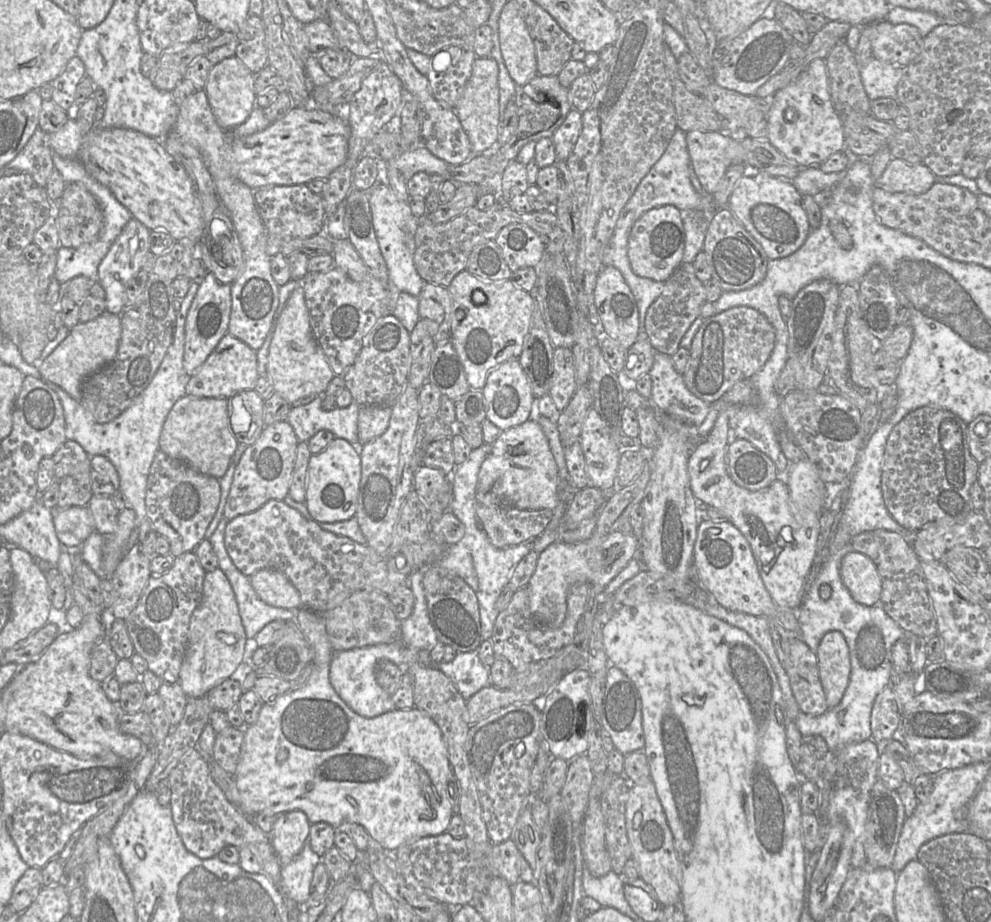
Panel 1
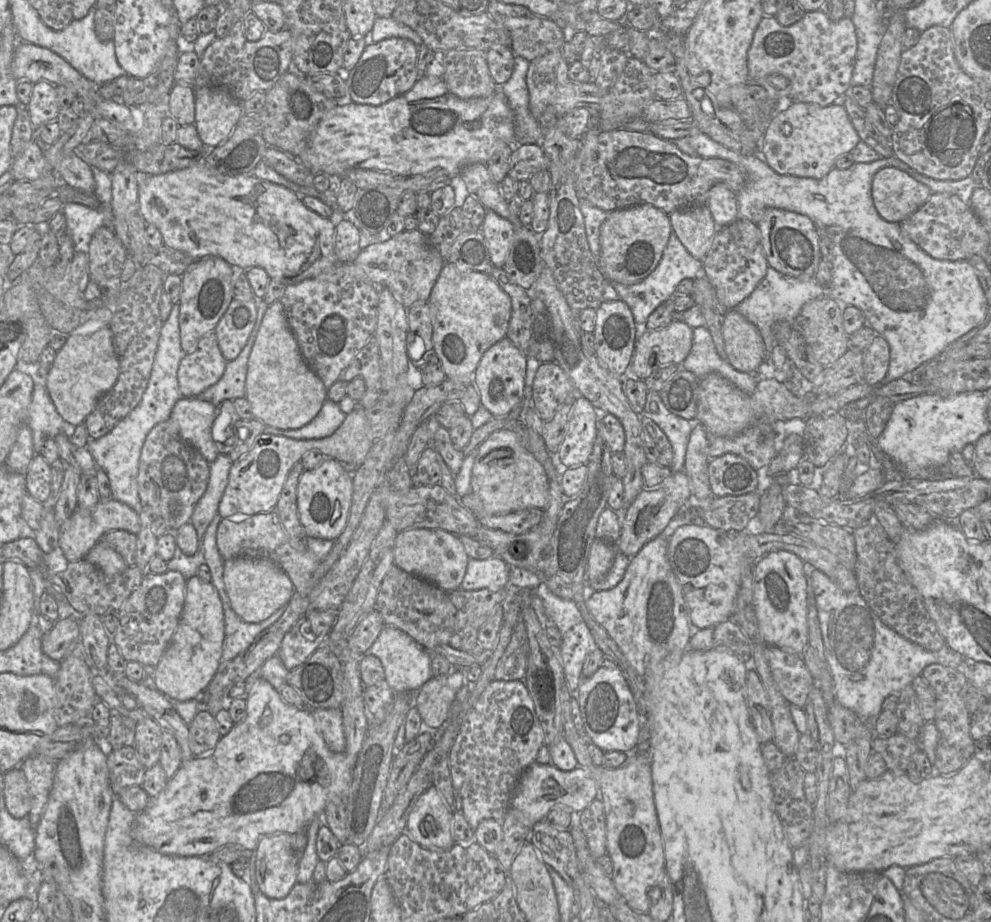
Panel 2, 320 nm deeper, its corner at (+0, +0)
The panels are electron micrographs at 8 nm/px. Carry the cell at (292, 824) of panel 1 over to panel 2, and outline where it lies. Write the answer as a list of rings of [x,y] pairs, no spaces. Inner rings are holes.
[[[284,832],[263,836],[255,850],[256,879],[260,891],[271,899],[285,898],[297,883],[299,858],[292,848],[292,835]]]

